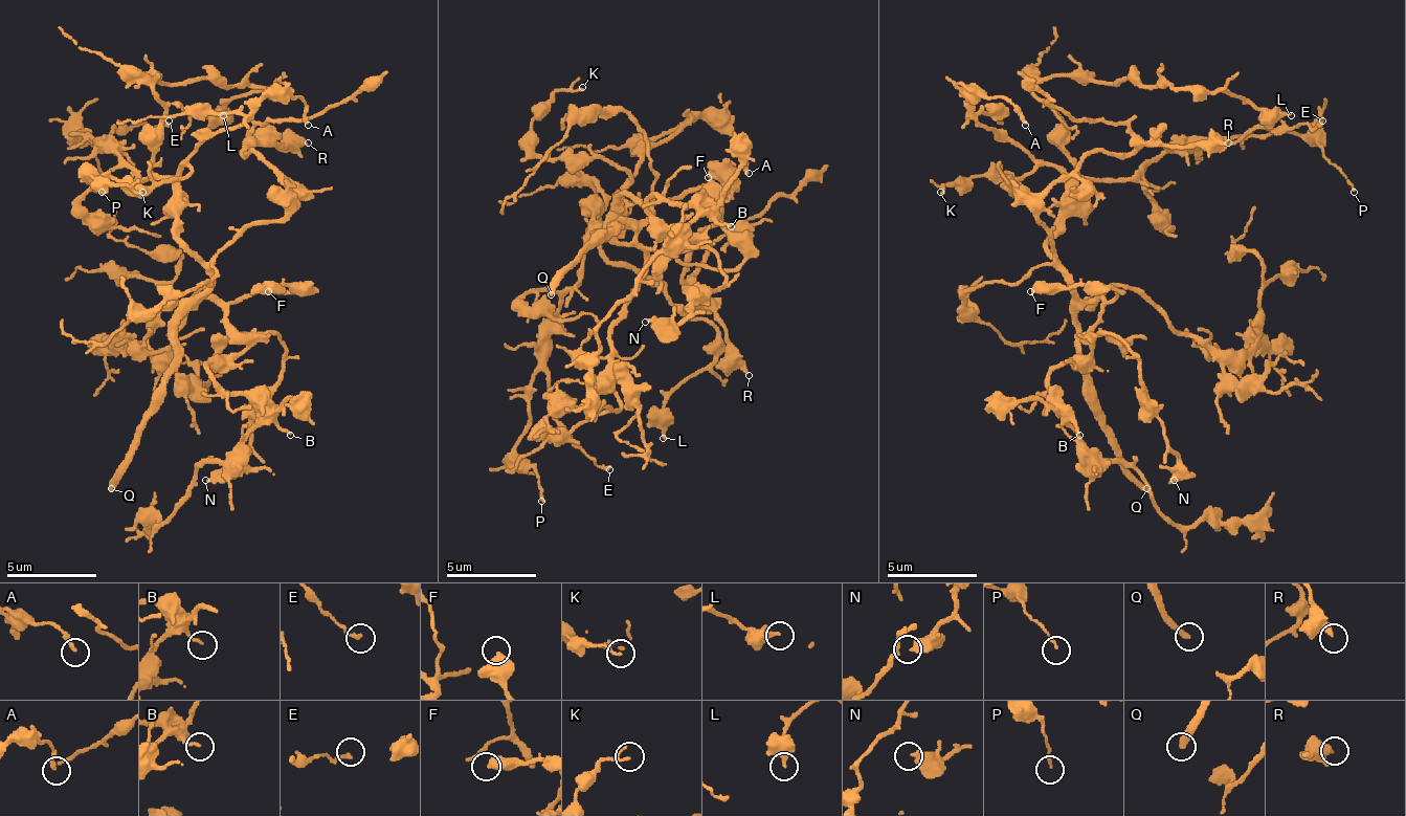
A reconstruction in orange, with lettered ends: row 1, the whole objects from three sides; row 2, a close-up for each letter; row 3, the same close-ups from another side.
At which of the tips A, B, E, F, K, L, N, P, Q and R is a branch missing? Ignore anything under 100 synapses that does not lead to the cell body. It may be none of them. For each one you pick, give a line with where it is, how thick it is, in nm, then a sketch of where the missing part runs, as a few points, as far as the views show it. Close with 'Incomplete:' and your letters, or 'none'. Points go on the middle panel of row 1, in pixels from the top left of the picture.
Q: at (551, 294); 320 nm thick
Incomplete: Q

